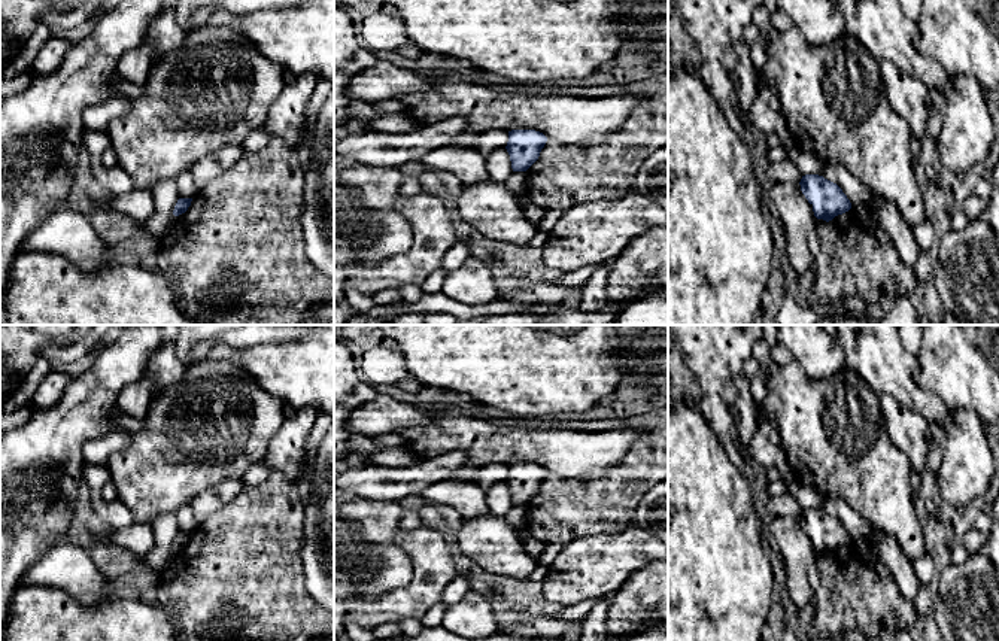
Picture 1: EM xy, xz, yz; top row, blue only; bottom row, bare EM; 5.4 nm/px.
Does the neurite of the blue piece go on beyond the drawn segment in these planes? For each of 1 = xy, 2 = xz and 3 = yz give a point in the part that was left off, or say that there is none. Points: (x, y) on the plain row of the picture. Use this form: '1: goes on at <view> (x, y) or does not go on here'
1: does not go on here
2: does not go on here
3: does not go on here

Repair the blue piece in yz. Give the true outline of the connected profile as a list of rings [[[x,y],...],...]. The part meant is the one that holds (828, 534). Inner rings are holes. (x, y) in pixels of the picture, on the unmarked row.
[[[819,508],[802,510],[801,525],[813,540],[814,550],[826,556],[851,543],[851,537],[842,523]]]

